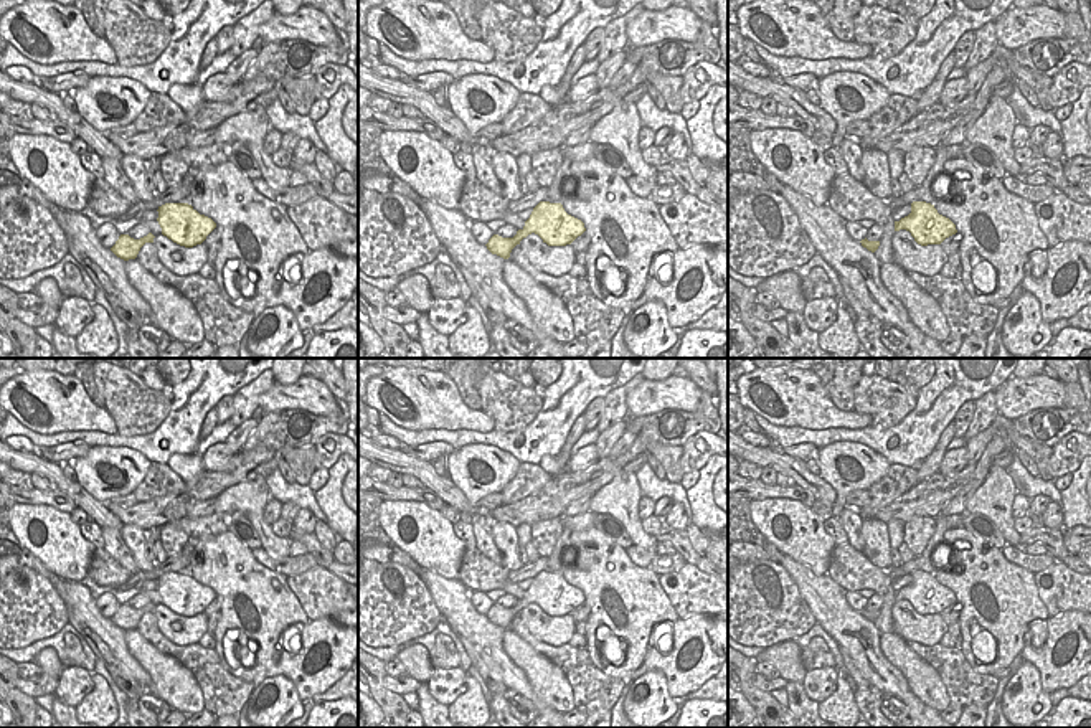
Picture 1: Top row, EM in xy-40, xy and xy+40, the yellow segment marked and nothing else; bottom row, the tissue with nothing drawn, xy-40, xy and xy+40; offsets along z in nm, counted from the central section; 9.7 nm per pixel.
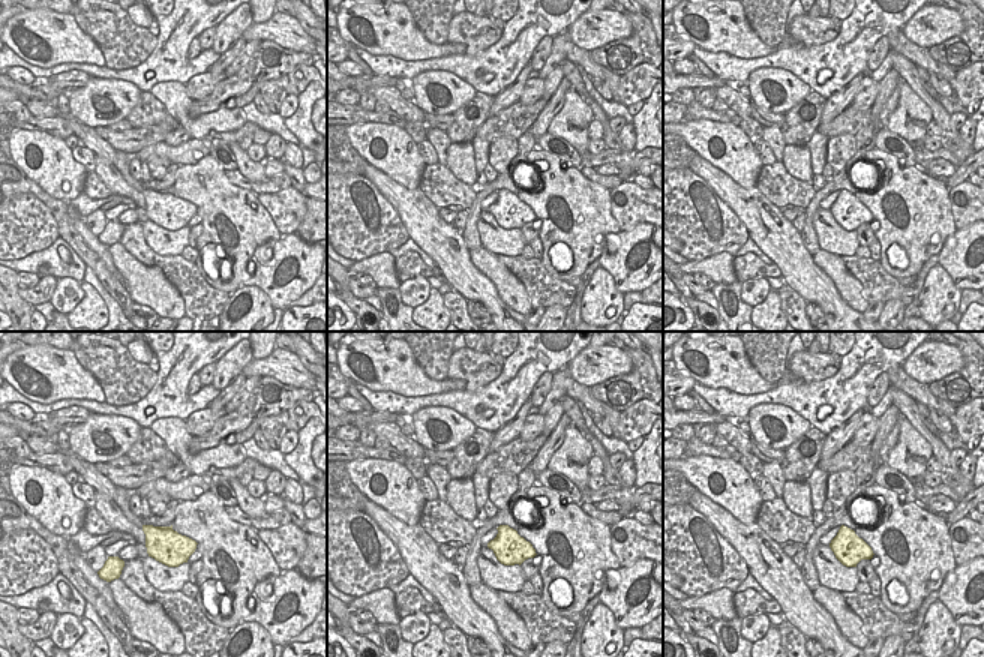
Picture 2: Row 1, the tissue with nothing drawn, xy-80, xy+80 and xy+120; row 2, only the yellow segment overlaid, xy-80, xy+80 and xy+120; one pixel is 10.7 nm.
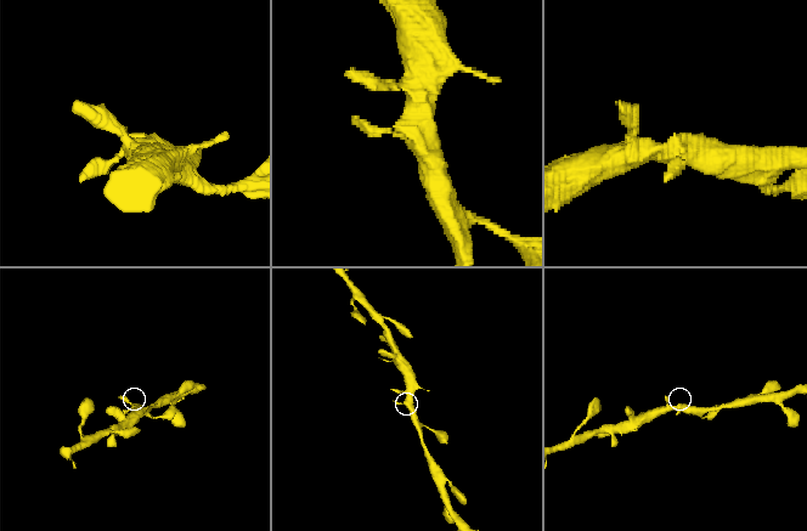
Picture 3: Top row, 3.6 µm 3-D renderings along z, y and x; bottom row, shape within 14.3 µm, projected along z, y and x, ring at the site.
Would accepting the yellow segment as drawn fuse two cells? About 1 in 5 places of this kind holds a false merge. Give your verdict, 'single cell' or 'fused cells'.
single cell

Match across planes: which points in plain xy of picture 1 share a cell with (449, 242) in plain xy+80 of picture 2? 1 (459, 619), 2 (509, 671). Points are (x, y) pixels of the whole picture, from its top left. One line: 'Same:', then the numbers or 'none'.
Same: 1, 2

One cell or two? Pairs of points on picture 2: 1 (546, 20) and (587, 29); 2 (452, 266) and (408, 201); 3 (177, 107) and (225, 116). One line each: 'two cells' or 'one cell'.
1: two cells
2: one cell
3: one cell

